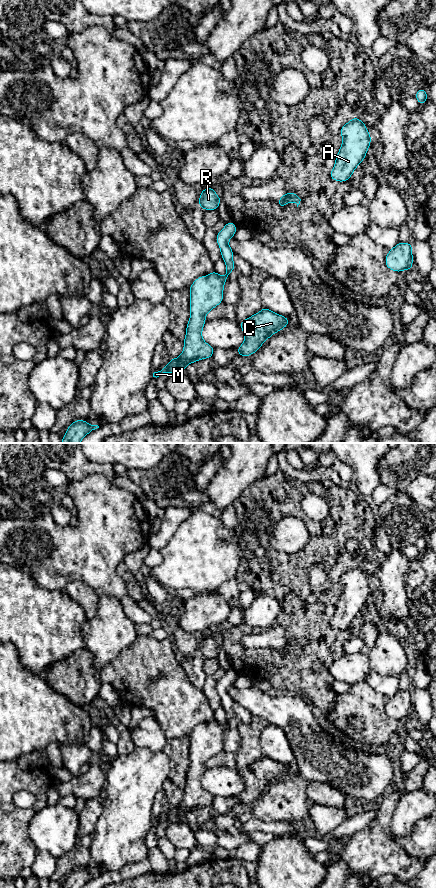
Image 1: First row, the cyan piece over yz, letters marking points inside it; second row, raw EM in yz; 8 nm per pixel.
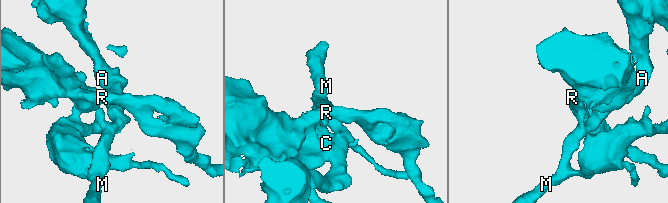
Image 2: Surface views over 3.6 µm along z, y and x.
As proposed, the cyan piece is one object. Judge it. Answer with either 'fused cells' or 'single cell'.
fused cells

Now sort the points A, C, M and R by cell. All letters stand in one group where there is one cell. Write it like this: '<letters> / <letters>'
A C M / R

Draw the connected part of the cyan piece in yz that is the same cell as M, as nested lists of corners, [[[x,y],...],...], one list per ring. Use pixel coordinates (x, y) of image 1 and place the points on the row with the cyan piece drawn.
[[[231,221],[227,222],[224,228],[217,233],[216,241],[226,263],[226,275],[222,277],[214,270],[208,276],[197,278],[189,287],[190,319],[186,326],[183,352],[178,358],[171,358],[166,367],[154,372],[153,377],[157,378],[163,373],[180,374],[184,372],[189,363],[213,356],[215,348],[203,340],[202,330],[206,323],[206,314],[223,302],[224,283],[229,278],[230,273],[235,270],[234,253],[228,241],[235,236],[236,230],[236,225]]]

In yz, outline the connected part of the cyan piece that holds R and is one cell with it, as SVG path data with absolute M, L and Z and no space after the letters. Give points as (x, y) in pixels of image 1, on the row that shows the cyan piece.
M204 188L200 193L198 205L206 211L217 210L221 200L222 198L217 196L213 188Z

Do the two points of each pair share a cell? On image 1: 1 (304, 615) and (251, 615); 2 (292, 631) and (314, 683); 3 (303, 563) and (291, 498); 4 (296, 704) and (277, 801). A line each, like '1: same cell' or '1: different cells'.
1: different cells
2: same cell
3: same cell
4: different cells

